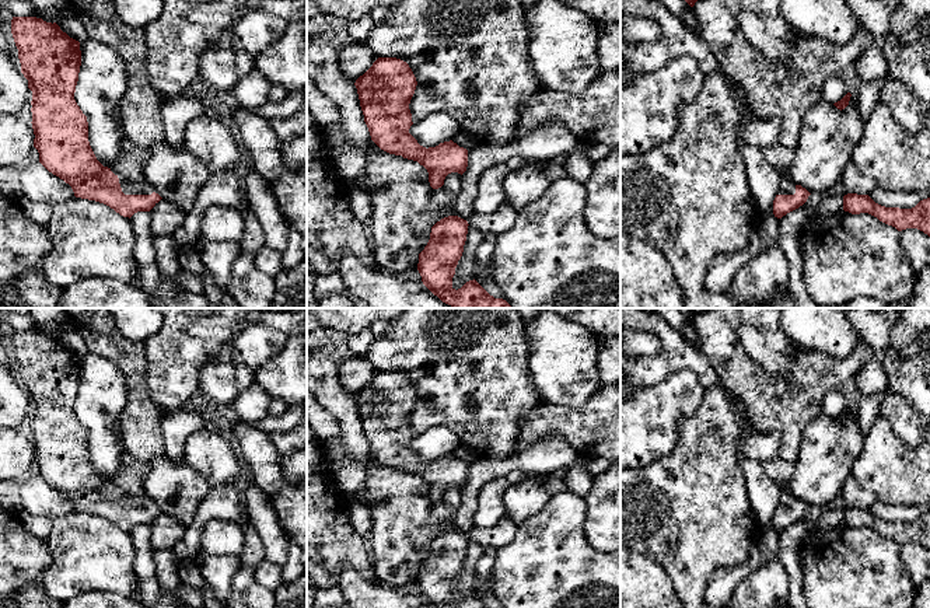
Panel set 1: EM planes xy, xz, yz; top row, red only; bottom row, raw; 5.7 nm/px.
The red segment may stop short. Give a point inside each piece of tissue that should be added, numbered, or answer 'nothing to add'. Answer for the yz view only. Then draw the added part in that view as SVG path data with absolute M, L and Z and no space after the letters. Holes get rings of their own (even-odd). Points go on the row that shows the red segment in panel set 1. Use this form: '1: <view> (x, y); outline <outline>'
1: yz (779, 156); outline M776 144L763 150L765 158L782 172L782 181L779 185L777 195L794 195L796 184L790 179L787 168L790 167L794 148L786 147L783 144Z

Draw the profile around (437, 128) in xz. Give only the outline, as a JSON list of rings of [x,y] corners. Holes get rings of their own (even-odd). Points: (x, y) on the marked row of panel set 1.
[[[445,112],[415,120],[409,133],[426,148],[452,140],[461,132],[458,122]]]

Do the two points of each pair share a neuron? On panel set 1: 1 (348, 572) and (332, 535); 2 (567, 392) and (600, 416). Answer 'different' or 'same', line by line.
1: different
2: different

